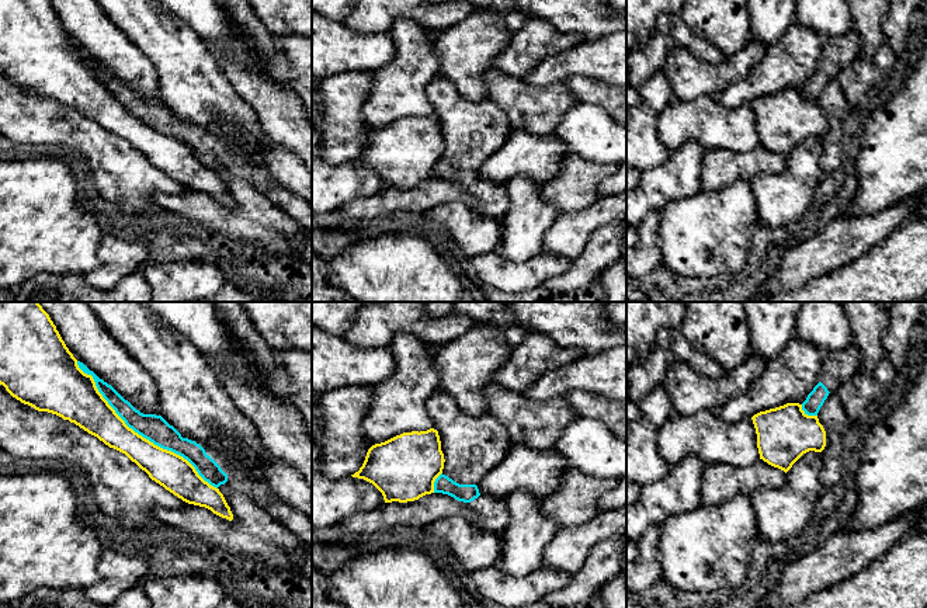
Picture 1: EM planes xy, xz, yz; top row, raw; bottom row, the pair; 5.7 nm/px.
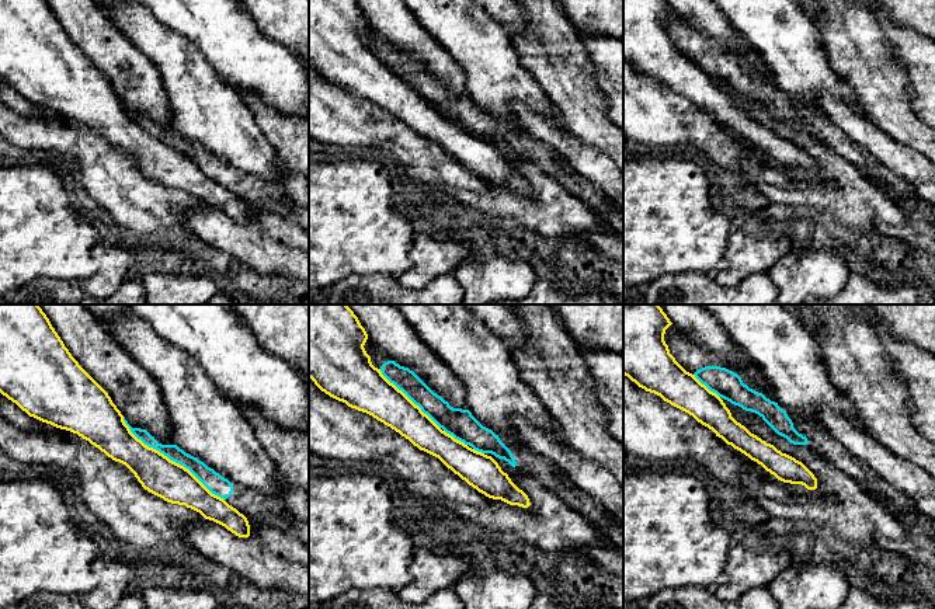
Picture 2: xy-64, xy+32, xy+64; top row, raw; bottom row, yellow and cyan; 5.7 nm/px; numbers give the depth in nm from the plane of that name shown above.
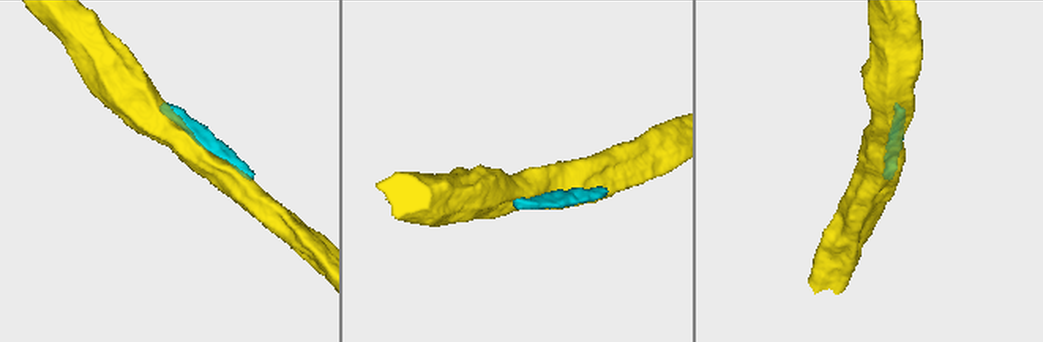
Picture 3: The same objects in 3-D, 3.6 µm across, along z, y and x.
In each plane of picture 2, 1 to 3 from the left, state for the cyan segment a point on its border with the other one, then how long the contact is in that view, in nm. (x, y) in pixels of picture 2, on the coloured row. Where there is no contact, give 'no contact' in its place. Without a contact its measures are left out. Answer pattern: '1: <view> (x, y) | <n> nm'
1: xy-64 (169, 459) | 750 nm
2: xy+32 (407, 397) | 480 nm
3: xy+64 (705, 386) | 200 nm

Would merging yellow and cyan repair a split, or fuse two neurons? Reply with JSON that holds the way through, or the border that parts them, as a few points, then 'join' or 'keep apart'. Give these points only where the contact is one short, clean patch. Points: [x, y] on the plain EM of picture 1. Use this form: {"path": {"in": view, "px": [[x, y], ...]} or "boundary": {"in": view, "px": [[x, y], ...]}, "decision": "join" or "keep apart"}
{"decision": "keep apart"}

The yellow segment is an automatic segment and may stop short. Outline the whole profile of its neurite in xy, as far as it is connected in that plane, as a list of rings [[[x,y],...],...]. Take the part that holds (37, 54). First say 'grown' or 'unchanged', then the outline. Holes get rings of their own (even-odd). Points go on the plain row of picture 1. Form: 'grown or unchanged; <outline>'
unchanged; [[[0,0],[0,70],[21,88],[69,105],[110,133],[125,139],[152,166],[183,187],[233,205],[219,174],[205,167],[187,145],[154,131],[125,110],[98,77],[93,62],[79,53],[49,0]]]

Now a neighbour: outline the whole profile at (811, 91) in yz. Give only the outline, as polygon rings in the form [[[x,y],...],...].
[[[855,28],[840,37],[823,38],[820,67],[802,88],[805,100],[817,101],[829,79],[848,67],[860,55],[860,35]]]

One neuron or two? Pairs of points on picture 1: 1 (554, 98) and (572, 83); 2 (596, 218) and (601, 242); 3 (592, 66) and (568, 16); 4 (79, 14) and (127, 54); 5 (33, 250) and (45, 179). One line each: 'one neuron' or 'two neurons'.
1: two neurons
2: two neurons
3: two neurons
4: one neuron
5: one neuron

